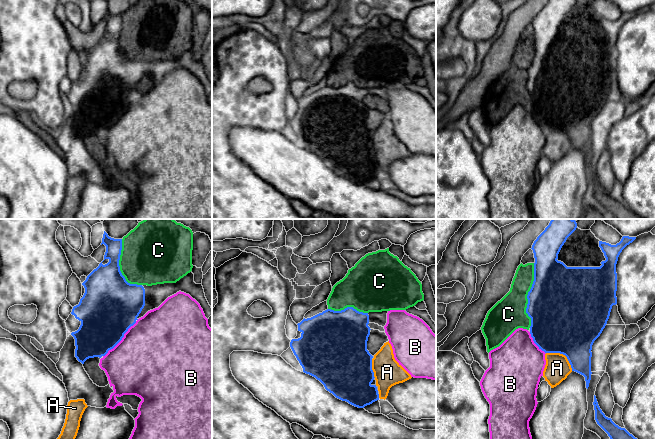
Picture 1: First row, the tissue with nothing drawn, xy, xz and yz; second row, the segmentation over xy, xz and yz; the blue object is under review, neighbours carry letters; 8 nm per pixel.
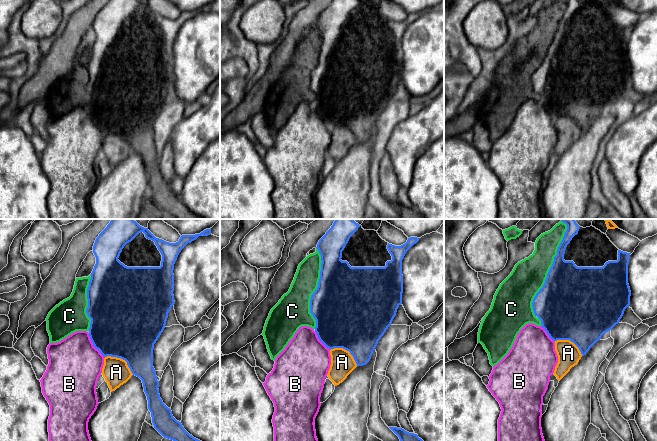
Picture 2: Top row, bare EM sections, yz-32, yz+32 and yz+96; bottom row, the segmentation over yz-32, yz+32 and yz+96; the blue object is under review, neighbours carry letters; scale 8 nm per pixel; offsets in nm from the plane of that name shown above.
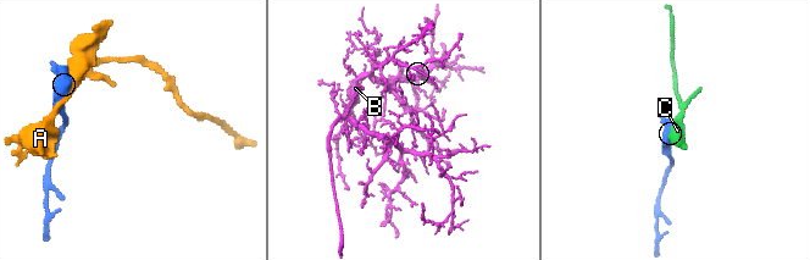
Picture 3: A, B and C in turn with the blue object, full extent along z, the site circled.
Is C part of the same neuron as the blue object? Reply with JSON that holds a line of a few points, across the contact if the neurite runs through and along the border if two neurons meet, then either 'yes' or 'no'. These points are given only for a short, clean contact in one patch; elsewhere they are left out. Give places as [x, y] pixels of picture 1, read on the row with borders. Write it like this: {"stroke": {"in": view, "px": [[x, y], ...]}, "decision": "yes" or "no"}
{"decision": "no"}

